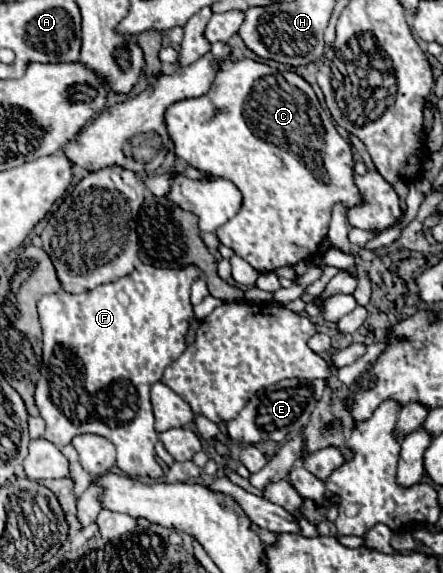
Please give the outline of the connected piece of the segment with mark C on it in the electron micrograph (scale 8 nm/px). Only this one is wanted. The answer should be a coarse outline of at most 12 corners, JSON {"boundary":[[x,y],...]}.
{"boundary":[[254,59],[174,103],[178,159],[230,179],[216,231],[260,273],[362,201],[352,149],[292,71]]}

